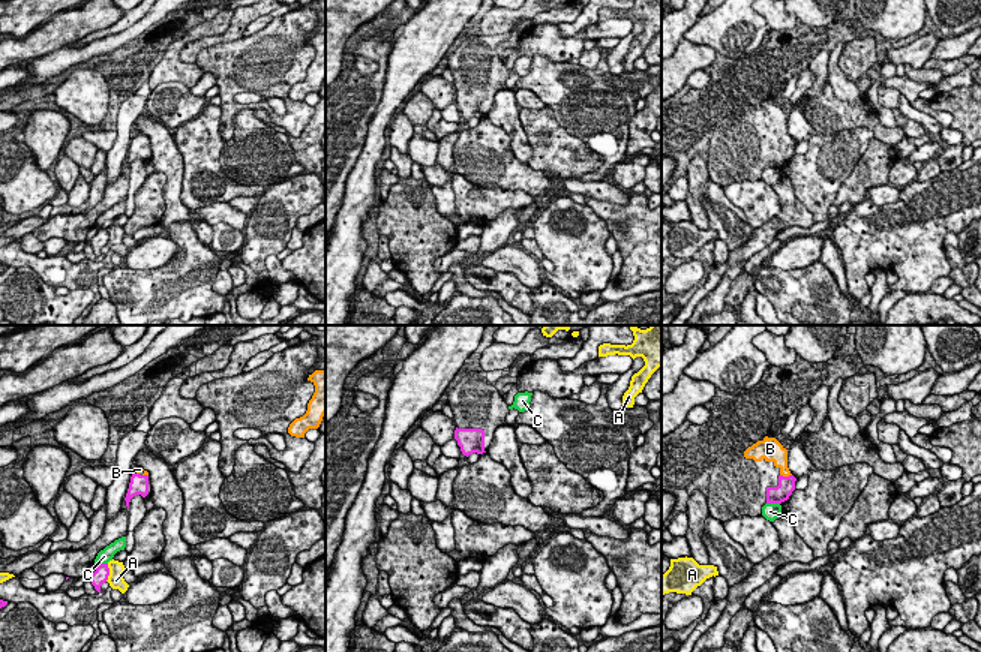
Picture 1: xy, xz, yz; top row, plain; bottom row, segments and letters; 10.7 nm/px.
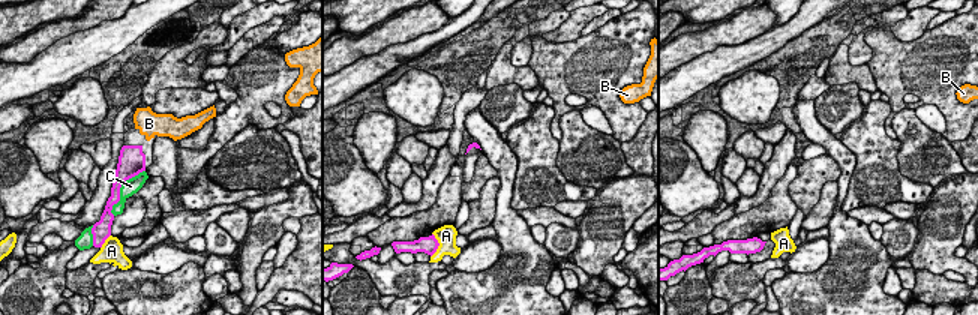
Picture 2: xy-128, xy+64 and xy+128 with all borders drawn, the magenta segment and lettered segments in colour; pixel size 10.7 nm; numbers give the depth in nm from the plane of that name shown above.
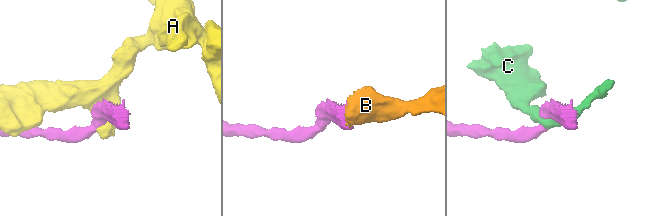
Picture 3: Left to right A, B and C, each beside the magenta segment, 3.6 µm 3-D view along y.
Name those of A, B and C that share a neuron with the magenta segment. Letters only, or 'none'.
B

